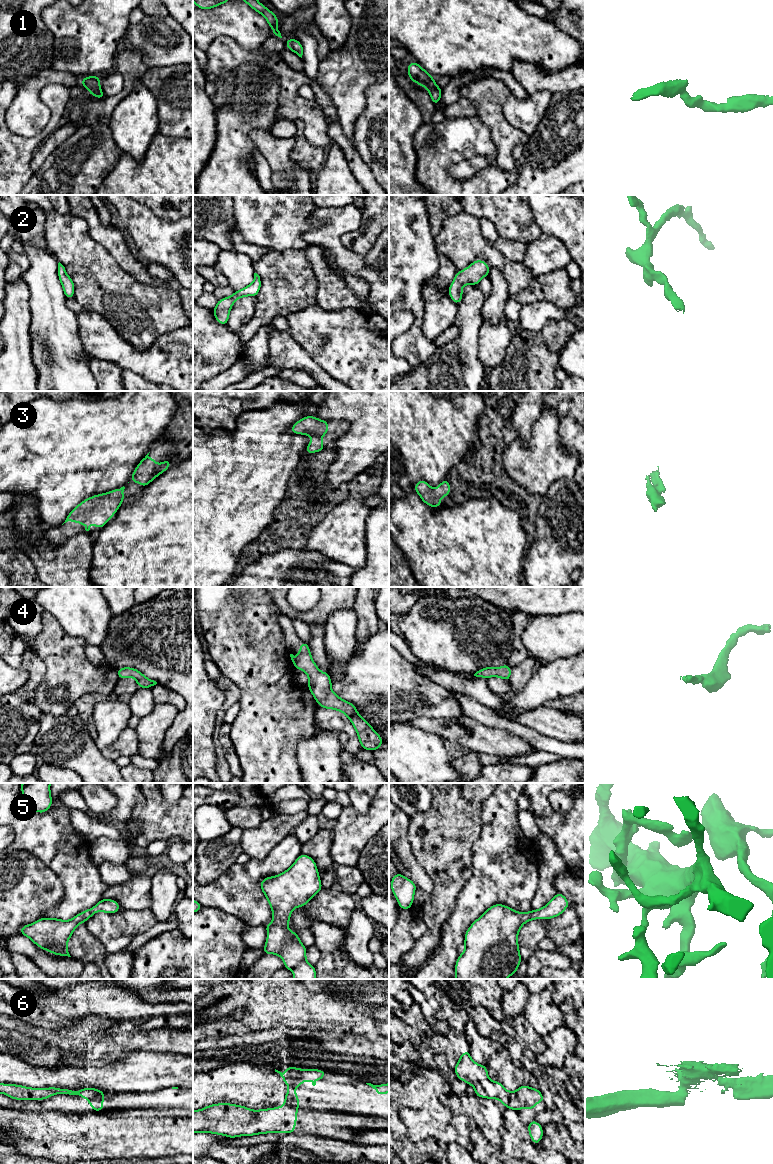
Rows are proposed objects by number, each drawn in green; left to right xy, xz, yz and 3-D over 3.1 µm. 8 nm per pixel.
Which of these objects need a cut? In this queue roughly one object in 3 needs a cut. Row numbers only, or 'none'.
6

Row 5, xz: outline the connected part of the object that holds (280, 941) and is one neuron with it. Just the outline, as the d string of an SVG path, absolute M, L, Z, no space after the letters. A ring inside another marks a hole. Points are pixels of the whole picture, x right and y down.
M301 854L283 873L260 881L260 887L273 914L273 921L264 925L268 933L262 953L279 955L283 959L284 968L293 971L294 979L315 979L315 967L306 961L307 948L301 943L297 933L287 929L293 909L304 907L323 889L315 861L310 856Z

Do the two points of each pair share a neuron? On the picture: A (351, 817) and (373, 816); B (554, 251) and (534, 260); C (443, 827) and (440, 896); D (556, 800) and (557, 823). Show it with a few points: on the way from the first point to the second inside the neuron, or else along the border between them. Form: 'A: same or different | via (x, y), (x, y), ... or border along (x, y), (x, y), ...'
A: same | via (356, 819), (368, 819)
B: same | via (549, 253), (539, 260)
C: same | via (445, 844), (445, 853), (449, 863), (448, 879)
D: different | border along (549, 793), (555, 811), (566, 814), (572, 808)

